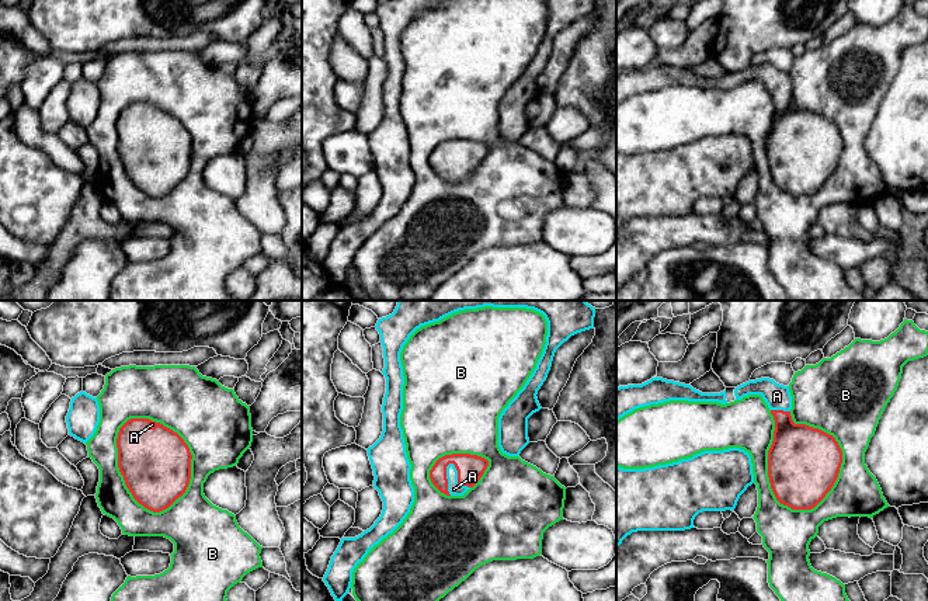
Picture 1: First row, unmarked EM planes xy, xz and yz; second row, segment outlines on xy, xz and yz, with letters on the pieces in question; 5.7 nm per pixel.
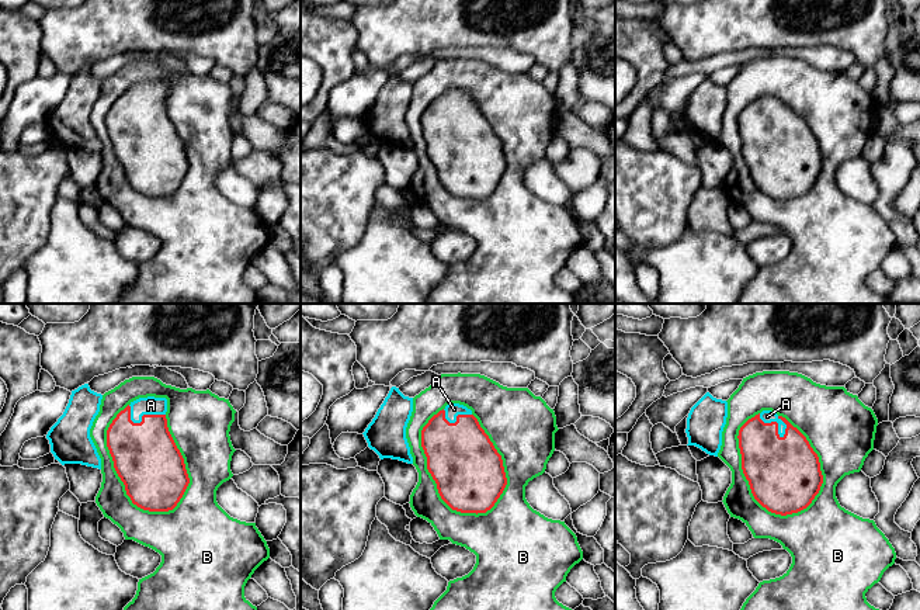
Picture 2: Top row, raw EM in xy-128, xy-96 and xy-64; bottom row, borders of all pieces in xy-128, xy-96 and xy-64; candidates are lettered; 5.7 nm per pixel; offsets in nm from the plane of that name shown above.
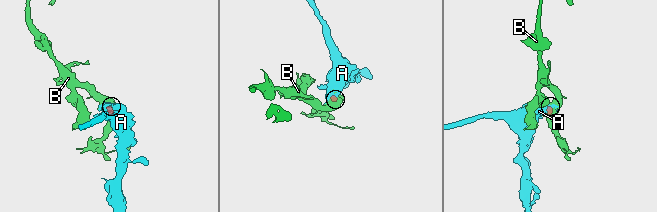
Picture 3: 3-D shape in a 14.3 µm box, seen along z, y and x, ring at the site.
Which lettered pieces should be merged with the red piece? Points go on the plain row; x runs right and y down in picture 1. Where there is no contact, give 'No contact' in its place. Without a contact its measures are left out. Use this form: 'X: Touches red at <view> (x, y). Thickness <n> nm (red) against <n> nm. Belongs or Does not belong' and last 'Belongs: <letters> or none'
A: Touches red at xz (458, 163). Thickness 160 nm (red) against 70 nm. Belongs
B: Touches red at yz (768, 157). Thickness 420 nm (red) against 240 nm. Does not belong
Belongs: A

